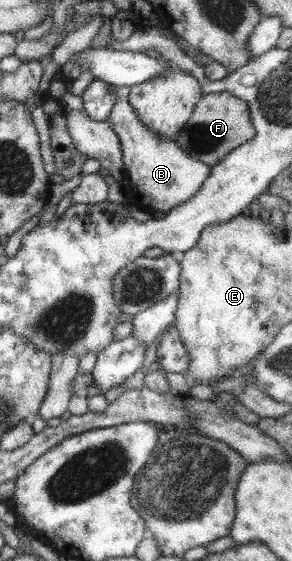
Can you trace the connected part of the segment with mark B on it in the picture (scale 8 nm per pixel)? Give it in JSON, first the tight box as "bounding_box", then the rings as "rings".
{"bounding_box":[107,86,210,214],"rings":[[[111,86],[111,92],[115,94],[115,103],[107,119],[113,133],[119,138],[119,148],[122,151],[125,171],[125,178],[122,180],[124,199],[132,207],[167,214],[175,205],[181,205],[195,195],[207,179],[210,166],[189,157],[174,140],[159,137],[151,129],[147,129],[129,105],[129,90],[130,87]]]}

